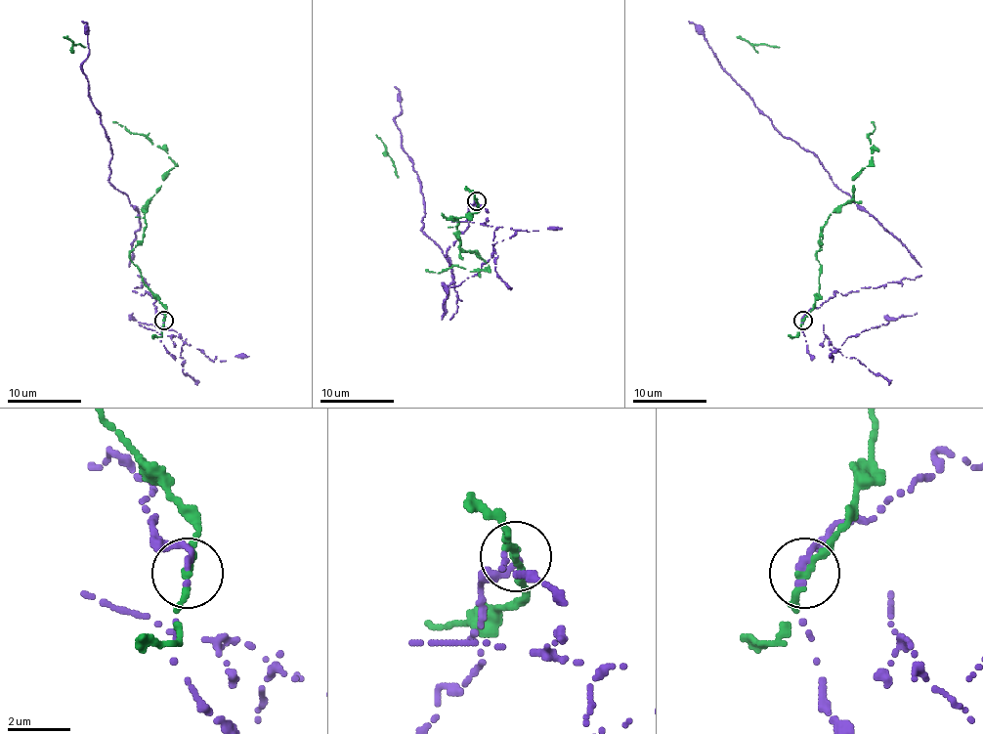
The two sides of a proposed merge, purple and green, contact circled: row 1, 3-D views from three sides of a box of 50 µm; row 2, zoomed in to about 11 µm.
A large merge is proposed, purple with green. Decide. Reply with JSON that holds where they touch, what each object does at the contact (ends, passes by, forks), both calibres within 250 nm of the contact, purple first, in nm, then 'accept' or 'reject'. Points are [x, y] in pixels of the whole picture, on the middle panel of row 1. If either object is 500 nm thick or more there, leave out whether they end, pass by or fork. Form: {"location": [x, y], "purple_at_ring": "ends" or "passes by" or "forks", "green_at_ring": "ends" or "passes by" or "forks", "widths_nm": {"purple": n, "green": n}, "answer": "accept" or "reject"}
{"location": [477, 201], "purple_at_ring": "ends", "green_at_ring": "passes by", "widths_nm": {"purple": 260, "green": 240}, "answer": "reject"}

